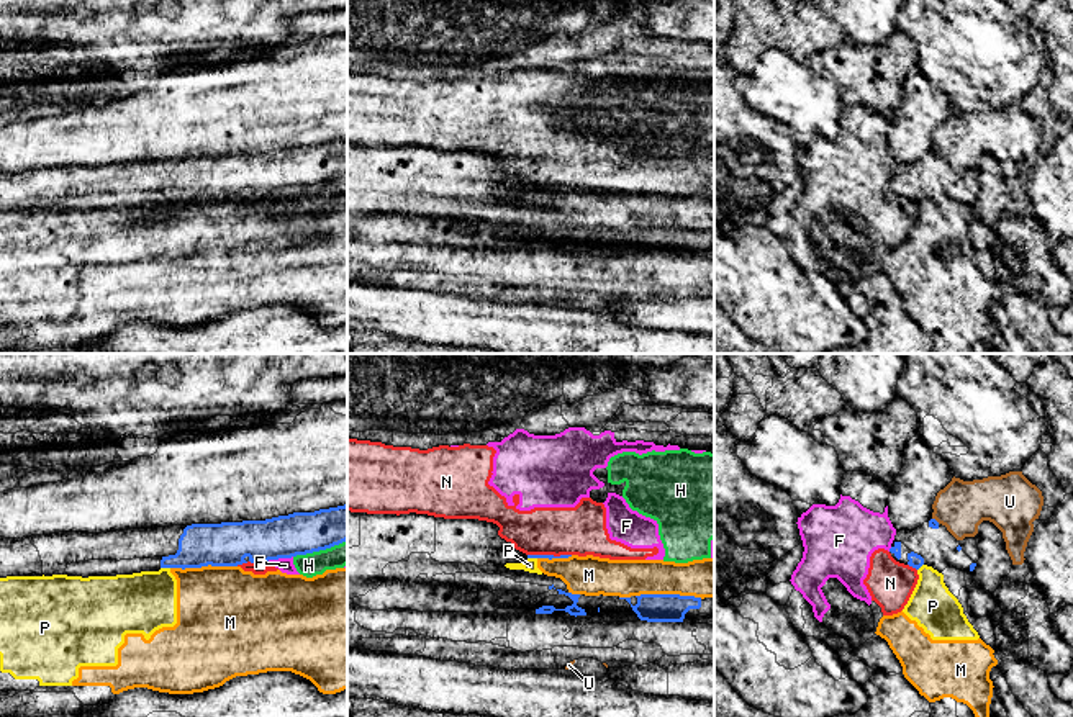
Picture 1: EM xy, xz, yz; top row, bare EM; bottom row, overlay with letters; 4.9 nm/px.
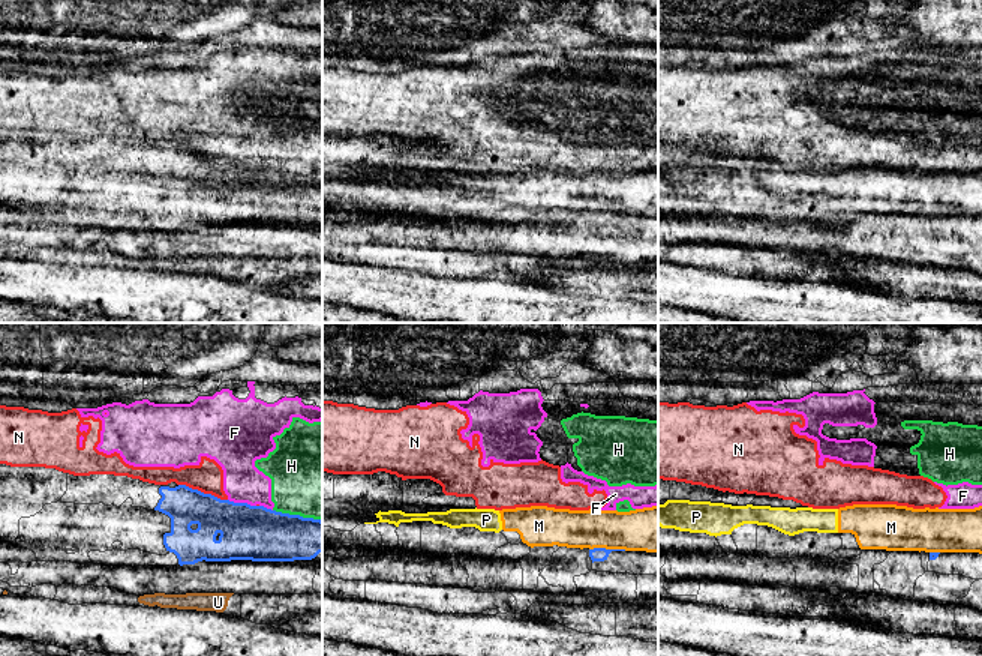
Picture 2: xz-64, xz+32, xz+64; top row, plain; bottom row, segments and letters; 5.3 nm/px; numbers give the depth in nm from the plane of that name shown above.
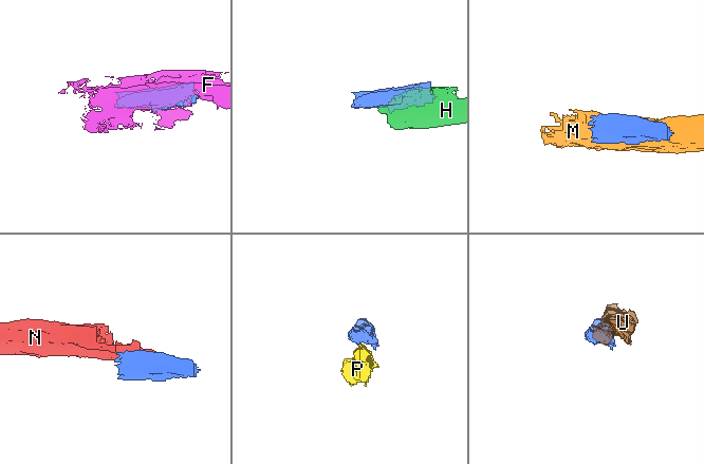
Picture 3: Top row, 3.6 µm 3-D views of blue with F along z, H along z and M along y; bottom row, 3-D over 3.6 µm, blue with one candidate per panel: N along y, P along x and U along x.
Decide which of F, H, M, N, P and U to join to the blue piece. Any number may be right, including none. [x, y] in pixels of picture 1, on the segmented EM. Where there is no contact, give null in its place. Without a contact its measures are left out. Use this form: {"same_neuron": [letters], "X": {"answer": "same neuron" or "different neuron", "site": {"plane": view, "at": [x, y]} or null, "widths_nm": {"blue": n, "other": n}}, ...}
{"same_neuron": [], "F": {"answer": "different neuron", "site": {"plane": "xy", "at": [277, 559]}, "widths_nm": {"blue": 200, "other": 80}}, "H": {"answer": "different neuron", "site": {"plane": "xy", "at": [320, 549]}, "widths_nm": {"blue": 200, "other": 120}}, "M": {"answer": "different neuron", "site": {"plane": "xy", "at": [203, 565]}, "widths_nm": {"blue": 220, "other": 440}}, "N": {"answer": "different neuron", "site": {"plane": "xy", "at": [244, 562]}, "widths_nm": {"blue": 220, "other": 60}}, "P": {"answer": "different neuron", "site": {"plane": "xy", "at": [166, 567]}, "widths_nm": {"blue": 200, "other": 300}}, "U": {"answer": "different neuron", "site": {"plane": "yz", "at": [934, 519]}, "widths_nm": {"blue": 50, "other": 240}}}

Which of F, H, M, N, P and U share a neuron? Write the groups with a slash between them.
F H N / M P / U

